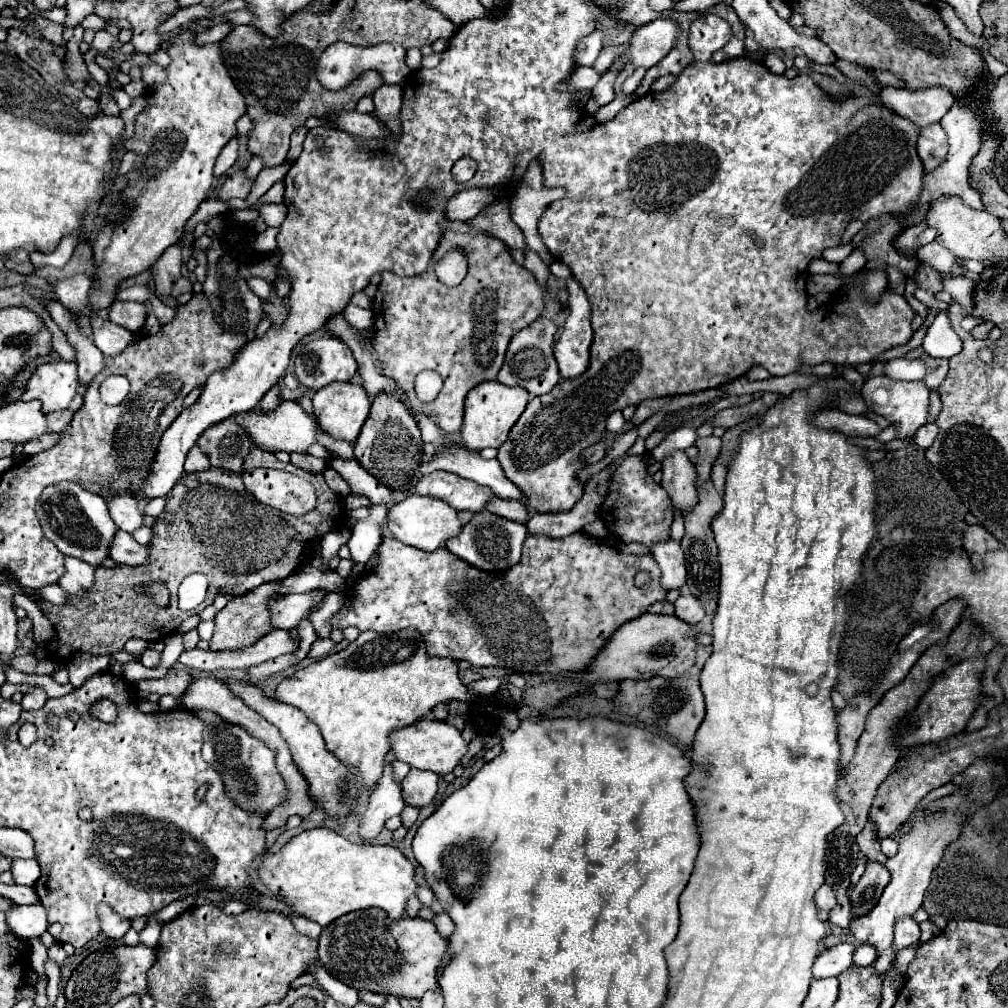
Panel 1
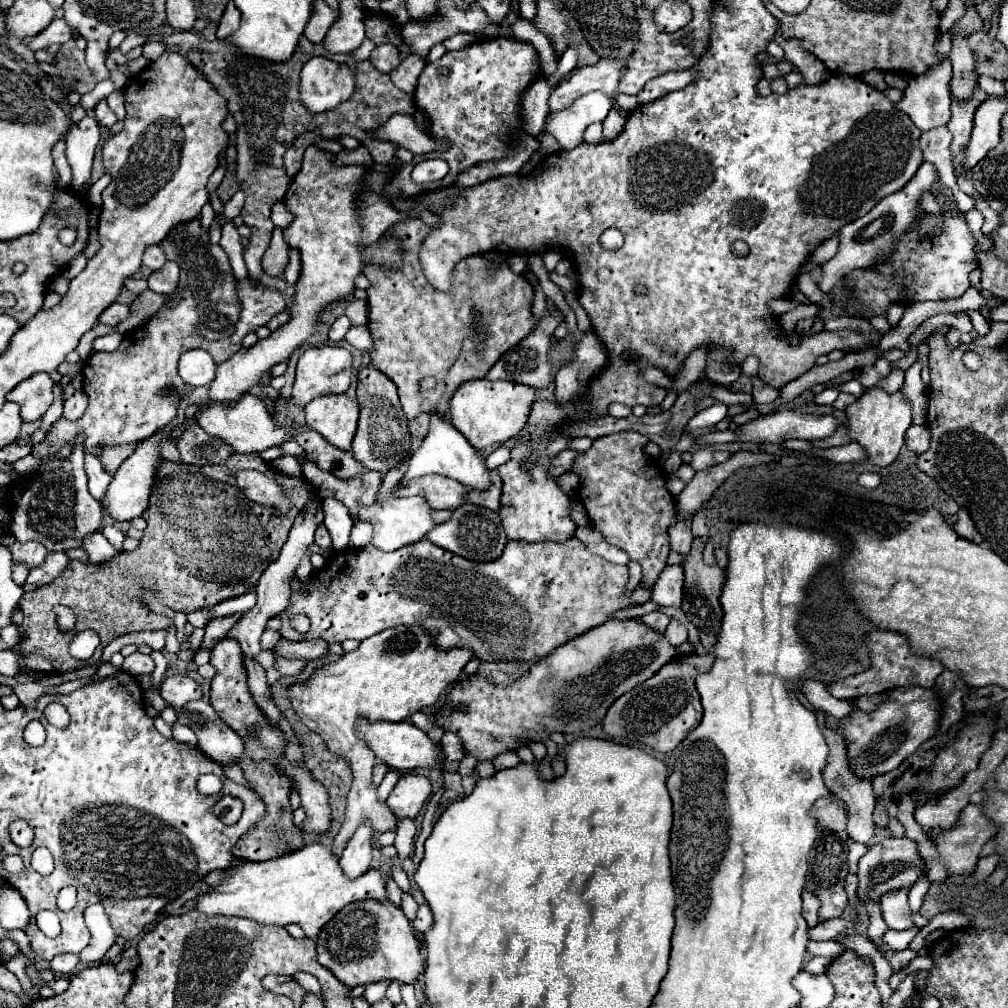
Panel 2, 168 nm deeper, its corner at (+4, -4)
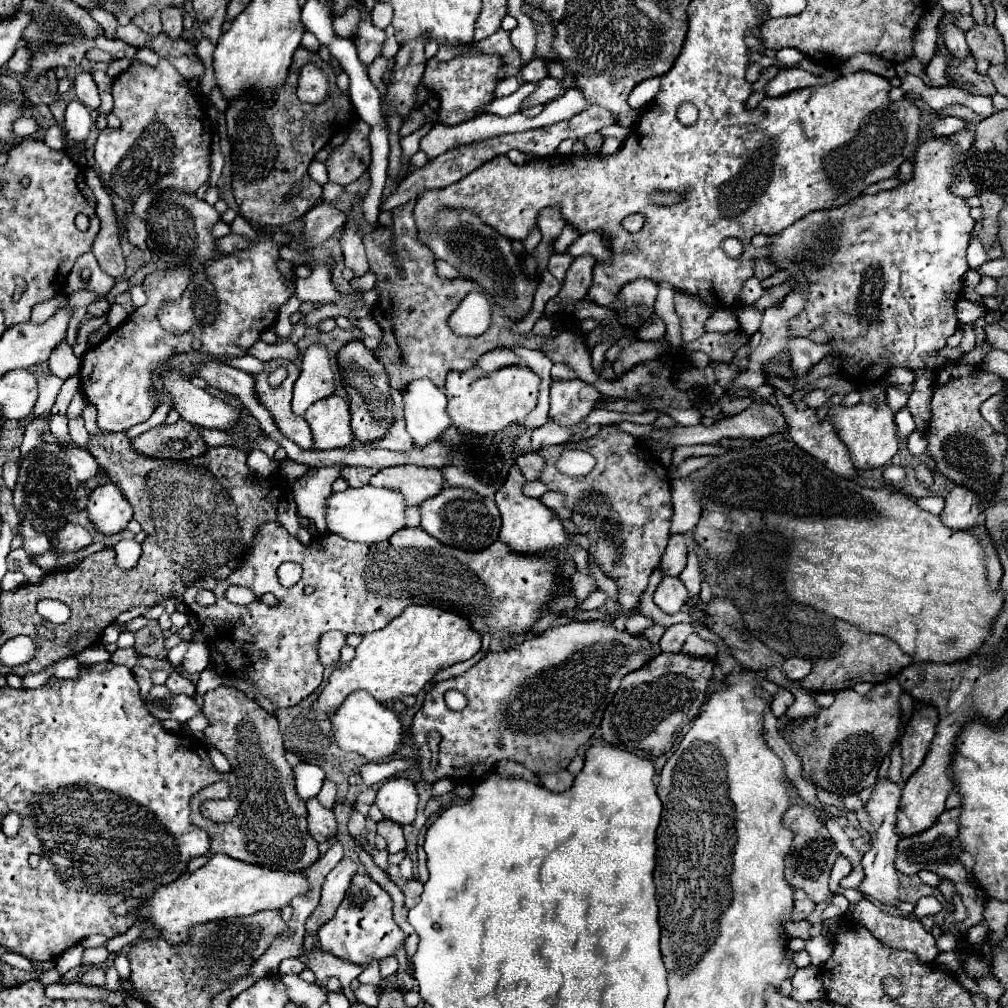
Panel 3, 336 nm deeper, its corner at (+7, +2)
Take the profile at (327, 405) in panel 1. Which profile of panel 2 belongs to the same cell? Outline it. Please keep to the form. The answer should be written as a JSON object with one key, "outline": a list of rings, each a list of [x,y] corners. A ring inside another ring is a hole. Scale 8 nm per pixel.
{"outline":[[[321,395],[305,405],[307,427],[321,433],[331,445],[349,451],[353,441],[357,419],[359,419],[359,403],[349,395]]]}

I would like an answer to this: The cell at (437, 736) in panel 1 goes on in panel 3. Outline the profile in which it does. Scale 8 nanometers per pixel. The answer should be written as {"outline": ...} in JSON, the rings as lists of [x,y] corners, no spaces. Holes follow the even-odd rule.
{"outline":[[[354,691],[346,697],[346,701],[334,711],[332,719],[332,733],[344,751],[354,751],[370,761],[380,761],[390,757],[398,745],[402,743],[402,725],[392,709],[378,703],[370,693],[366,691]]]}

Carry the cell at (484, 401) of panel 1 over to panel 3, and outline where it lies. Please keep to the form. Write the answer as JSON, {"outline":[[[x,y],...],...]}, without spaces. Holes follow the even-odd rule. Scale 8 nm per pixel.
{"outline":[[[510,365],[494,373],[484,373],[478,367],[462,373],[452,371],[446,377],[444,393],[448,397],[448,415],[454,425],[470,433],[498,433],[512,423],[522,423],[526,415],[536,407],[540,377],[526,365]]]}

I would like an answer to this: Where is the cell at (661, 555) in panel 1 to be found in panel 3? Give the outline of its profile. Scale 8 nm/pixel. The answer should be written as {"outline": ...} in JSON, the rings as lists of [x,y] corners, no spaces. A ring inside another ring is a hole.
{"outline":[[[664,577],[654,593],[654,603],[664,613],[678,613],[688,599],[688,591],[678,577]]]}

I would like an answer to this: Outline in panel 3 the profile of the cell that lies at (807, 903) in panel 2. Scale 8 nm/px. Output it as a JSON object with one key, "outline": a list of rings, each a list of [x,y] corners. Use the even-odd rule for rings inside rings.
{"outline":[[[794,889],[794,913],[792,913],[794,921],[806,919],[814,911],[814,907],[816,905],[808,899],[808,895],[802,889]]]}

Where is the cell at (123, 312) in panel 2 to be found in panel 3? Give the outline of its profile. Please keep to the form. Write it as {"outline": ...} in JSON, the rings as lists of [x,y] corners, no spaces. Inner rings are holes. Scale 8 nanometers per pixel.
{"outline":[[[98,299],[88,305],[88,315],[92,315],[92,317],[102,317],[108,311],[110,311],[110,303],[106,299]]]}

